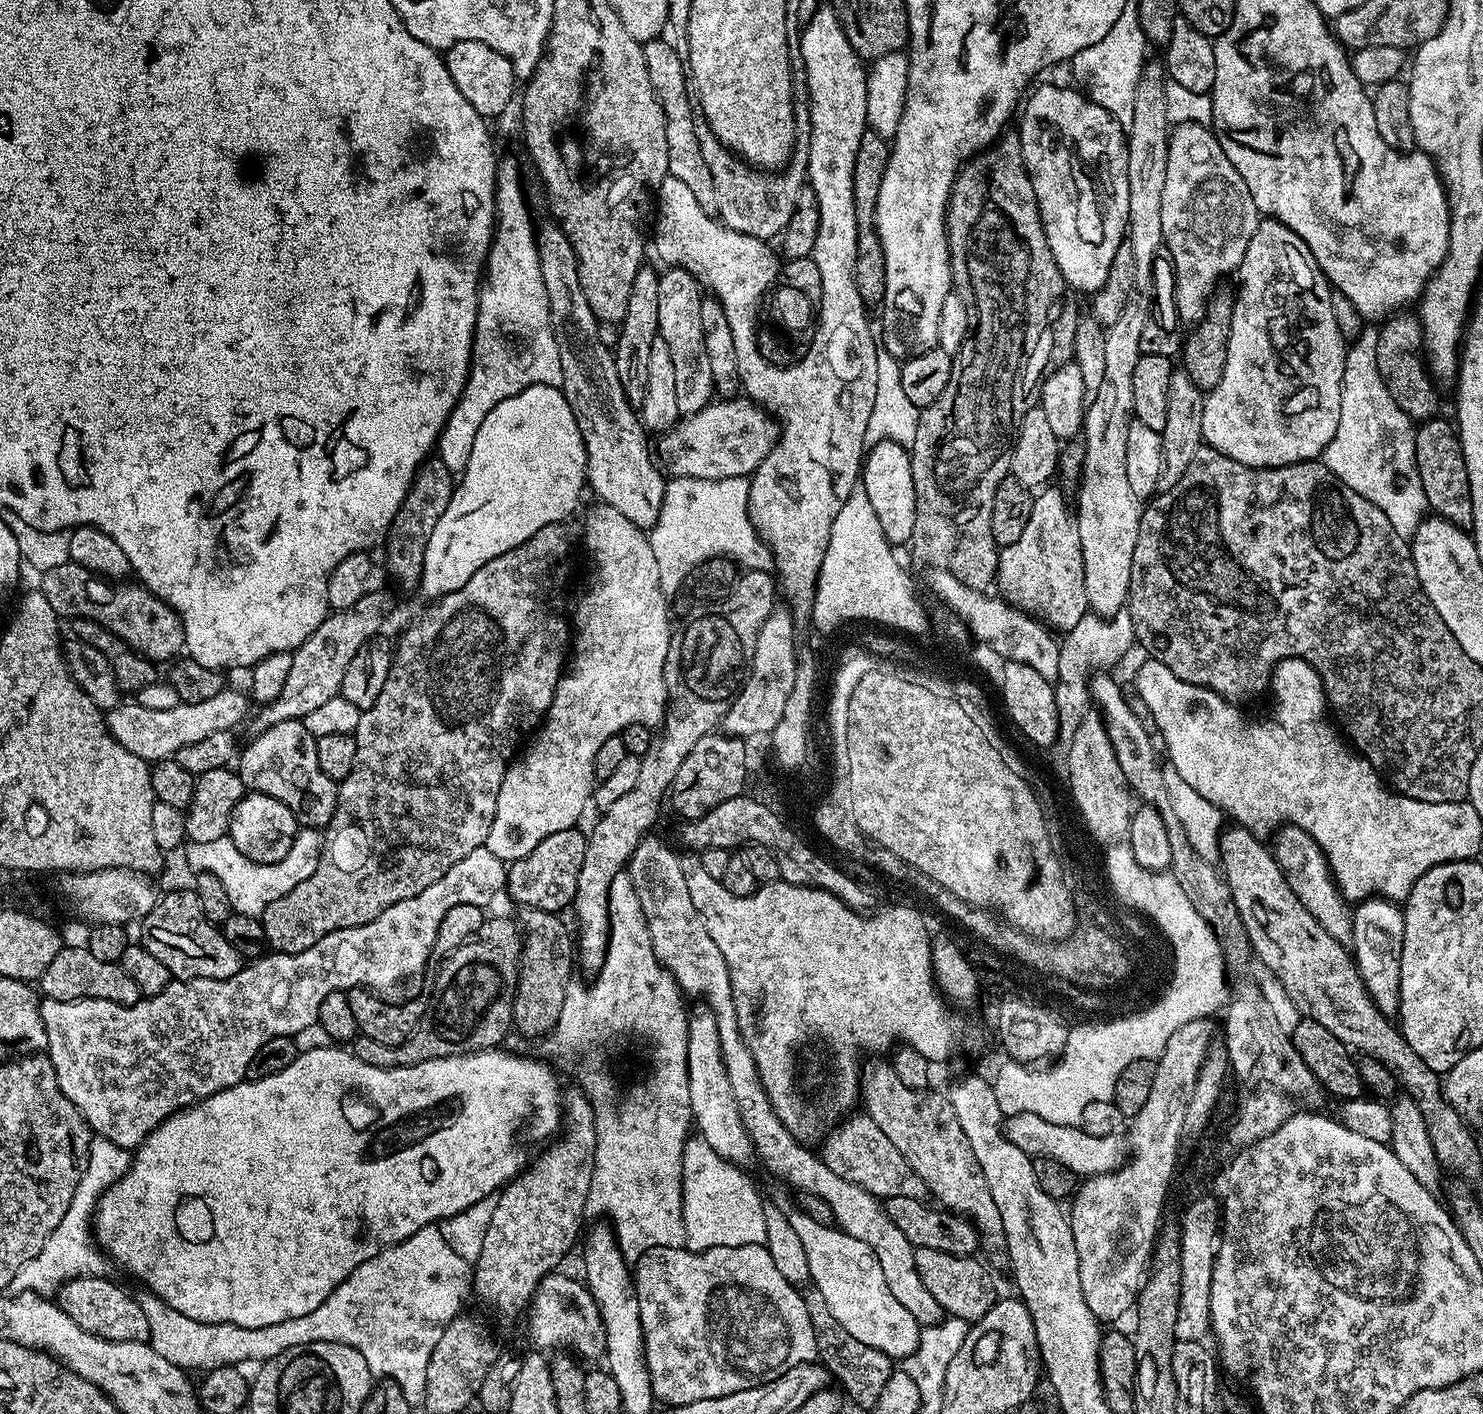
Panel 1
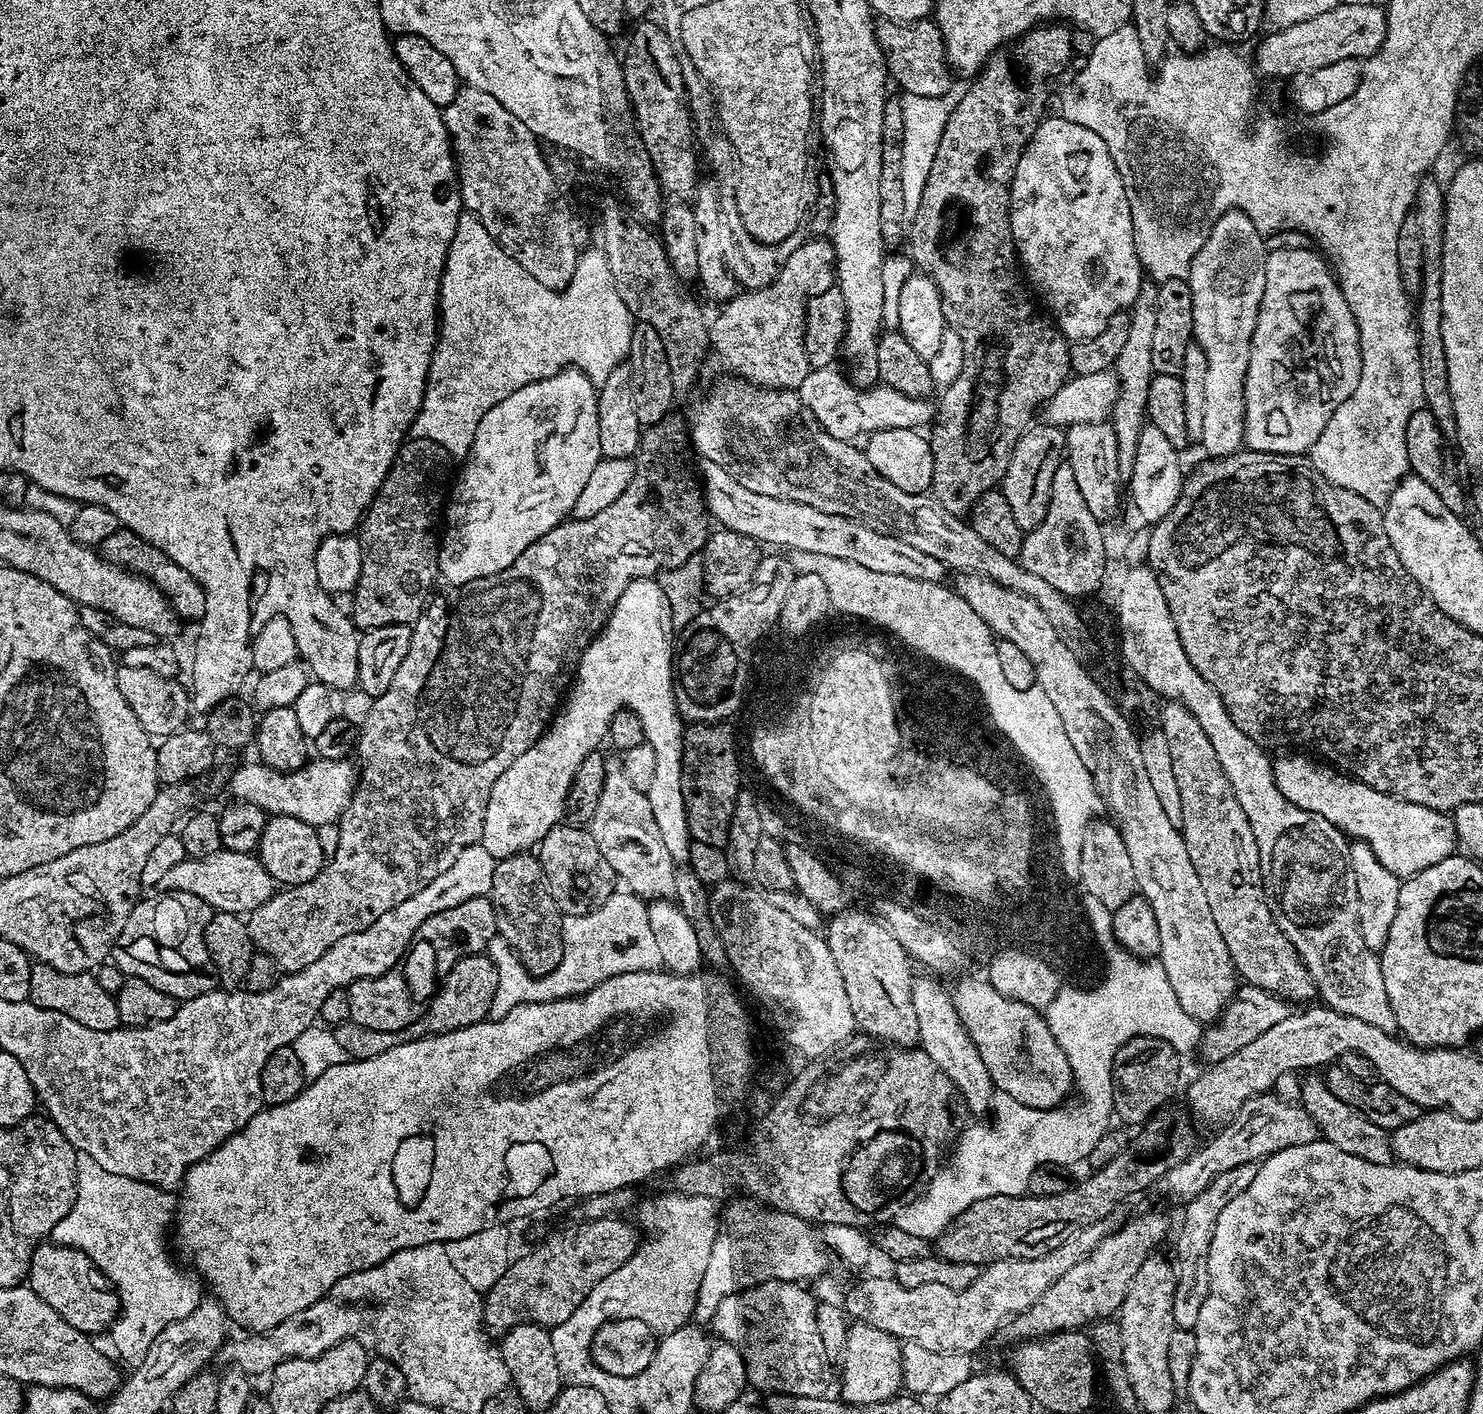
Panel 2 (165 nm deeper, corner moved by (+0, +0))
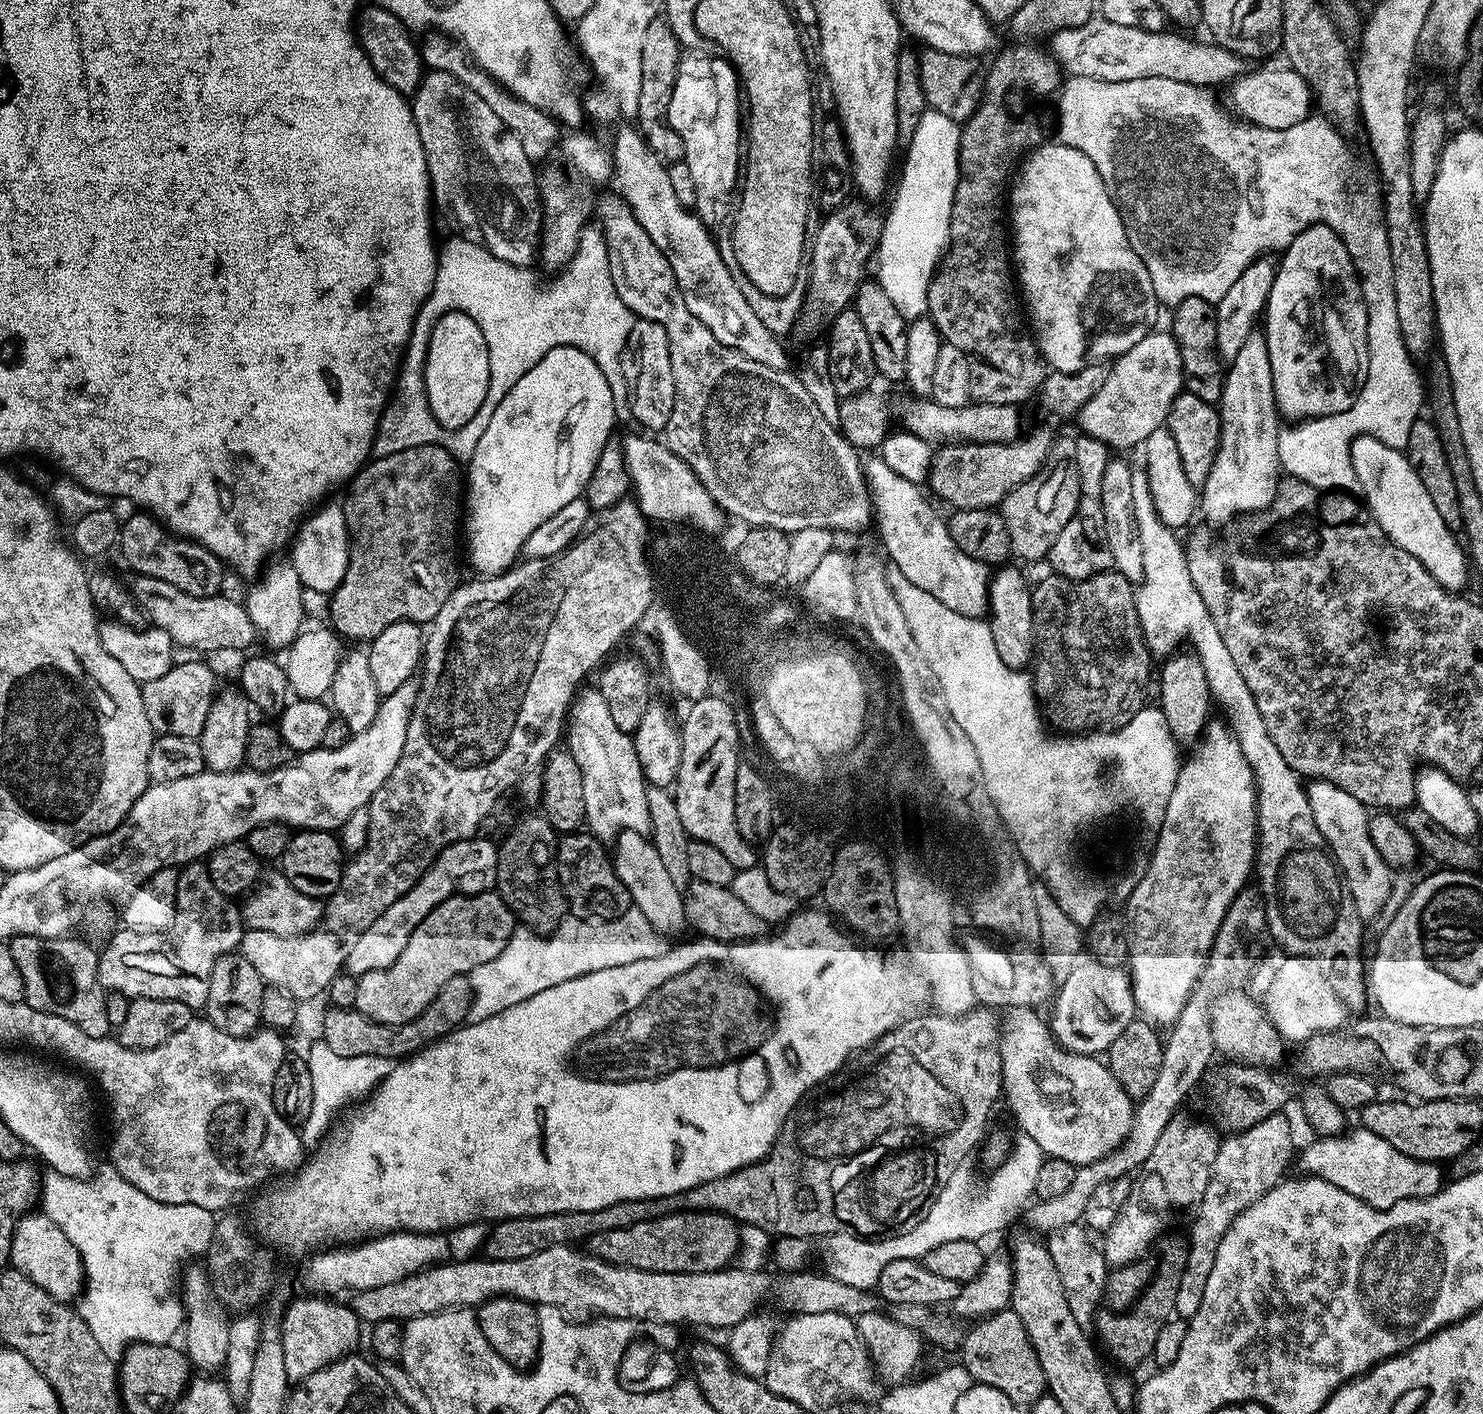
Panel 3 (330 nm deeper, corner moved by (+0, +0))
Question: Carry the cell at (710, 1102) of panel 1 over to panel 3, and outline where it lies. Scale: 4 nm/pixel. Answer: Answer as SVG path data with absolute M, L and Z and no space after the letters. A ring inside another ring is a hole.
M622 832L616 837L614 847L614 867L618 878L626 886L634 907L646 914L650 926L654 926L654 930L665 938L672 938L675 932L686 928L685 893L674 886L670 873L664 868L662 858L658 858L658 850L654 850L649 837L642 832Z

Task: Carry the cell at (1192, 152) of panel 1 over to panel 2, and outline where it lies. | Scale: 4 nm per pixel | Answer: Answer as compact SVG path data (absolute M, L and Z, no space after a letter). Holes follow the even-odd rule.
M1236 210L1213 223L1208 239L1188 267L1186 283L1192 305L1192 335L1206 354L1206 411L1202 417L1199 443L1204 444L1207 455L1212 458L1231 456L1233 452L1241 451L1244 444L1244 379L1250 362L1250 342L1258 322L1262 294L1266 290L1268 252L1264 244L1265 237L1260 235L1252 219Z

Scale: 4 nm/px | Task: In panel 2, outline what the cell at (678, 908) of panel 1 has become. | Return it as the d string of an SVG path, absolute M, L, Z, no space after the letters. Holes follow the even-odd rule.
M609 759L606 786L602 786L602 798L598 798L598 810L594 810L590 831L594 842L598 842L598 850L602 850L602 858L610 862L610 866L622 881L623 887L645 902L666 900L676 895L674 878L678 871L678 864L672 859L670 850L666 850L666 842L662 842L662 824L656 820L659 820L658 813L652 809L649 793L638 790L630 783L630 778L626 778L619 759Z

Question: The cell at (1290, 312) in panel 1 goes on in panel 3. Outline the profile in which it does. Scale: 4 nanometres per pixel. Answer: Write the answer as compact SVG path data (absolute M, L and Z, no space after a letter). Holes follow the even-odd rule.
M1325 224L1314 225L1294 238L1294 242L1283 249L1279 257L1276 277L1272 283L1272 289L1268 291L1268 303L1266 305L1266 317L1268 316L1268 353L1270 354L1270 370L1272 371L1272 385L1274 386L1274 398L1276 399L1276 411L1281 417L1292 422L1305 422L1318 419L1320 416L1338 414L1354 405L1367 378L1368 352L1367 352L1367 306L1363 302L1360 292L1360 284L1357 280L1356 268L1352 265L1351 257L1344 249L1344 244Z

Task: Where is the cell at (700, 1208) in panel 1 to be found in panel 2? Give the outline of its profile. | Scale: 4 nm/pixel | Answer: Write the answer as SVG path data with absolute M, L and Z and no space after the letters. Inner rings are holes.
M773 1211L772 1216L748 1212L740 1220L740 1228L717 1235L706 1274L696 1297L697 1317L715 1313L720 1301L741 1290L766 1280L812 1282L825 1275L836 1256L848 1268L860 1268L868 1260L868 1240L859 1227L850 1224L822 1224Z

